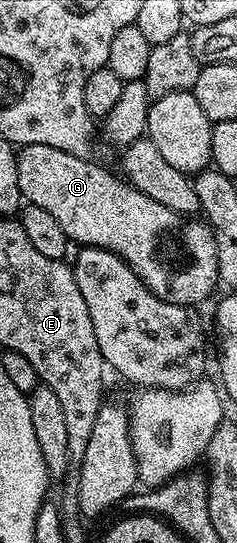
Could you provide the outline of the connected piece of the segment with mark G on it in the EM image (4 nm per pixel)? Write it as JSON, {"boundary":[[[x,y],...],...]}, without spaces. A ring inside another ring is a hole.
{"boundary":[[[27,143],[17,152],[18,157],[18,184],[22,190],[26,203],[32,205],[40,205],[40,209],[47,211],[55,221],[60,224],[60,229],[64,229],[67,240],[71,244],[78,243],[82,247],[103,247],[112,253],[116,253],[127,263],[129,267],[137,273],[140,281],[144,281],[144,285],[148,285],[148,289],[152,289],[152,293],[156,297],[160,297],[169,303],[175,303],[181,307],[191,309],[197,308],[199,304],[204,303],[206,299],[211,298],[215,294],[214,286],[219,286],[220,280],[218,277],[218,250],[216,249],[216,237],[209,223],[205,221],[188,221],[187,216],[176,213],[172,209],[168,209],[164,205],[160,205],[160,201],[152,201],[152,197],[148,197],[144,193],[140,193],[135,189],[130,182],[125,178],[113,175],[110,171],[105,171],[100,164],[94,163],[90,159],[81,159],[67,151],[56,149],[52,145],[36,145],[35,143]]]}

